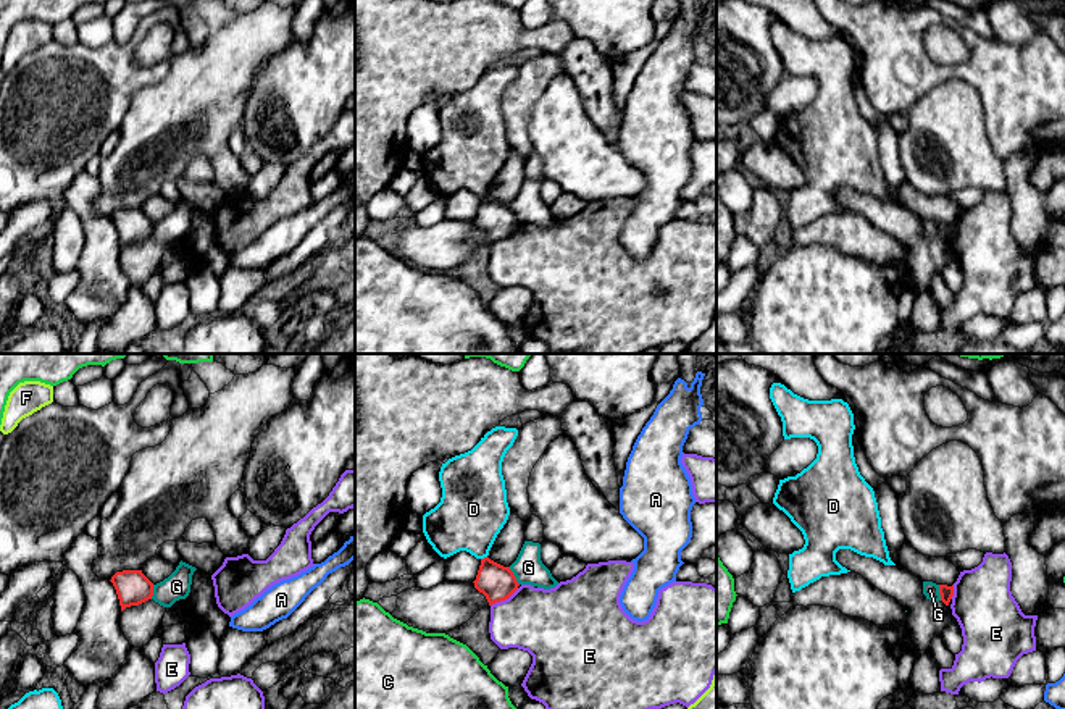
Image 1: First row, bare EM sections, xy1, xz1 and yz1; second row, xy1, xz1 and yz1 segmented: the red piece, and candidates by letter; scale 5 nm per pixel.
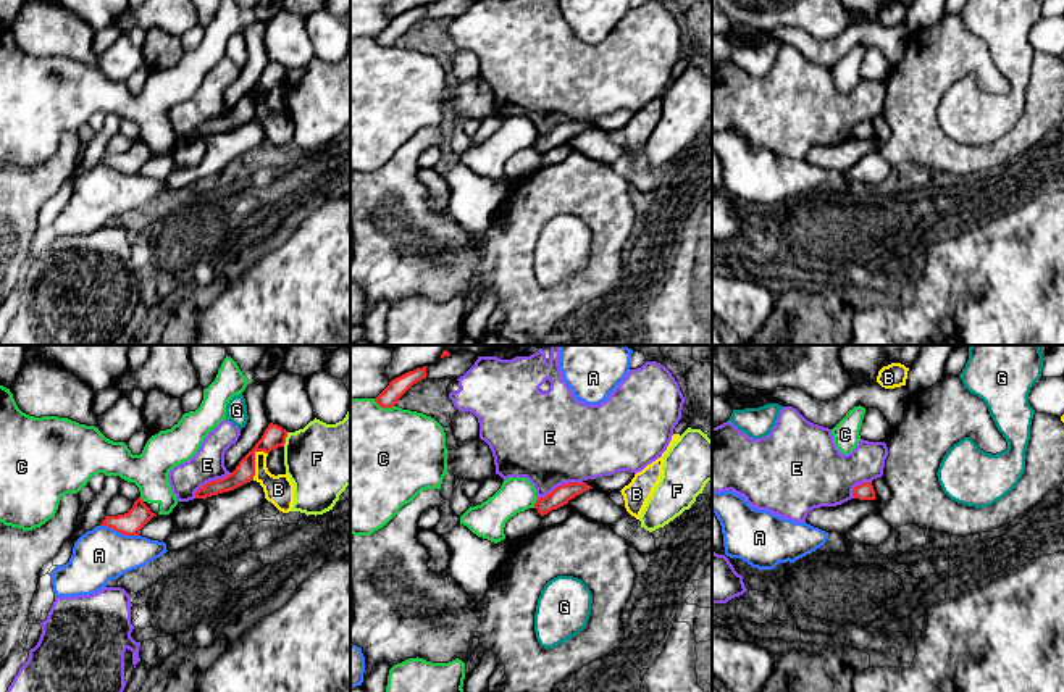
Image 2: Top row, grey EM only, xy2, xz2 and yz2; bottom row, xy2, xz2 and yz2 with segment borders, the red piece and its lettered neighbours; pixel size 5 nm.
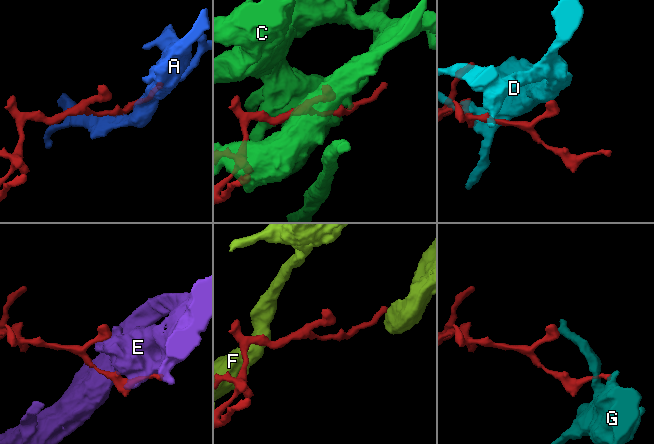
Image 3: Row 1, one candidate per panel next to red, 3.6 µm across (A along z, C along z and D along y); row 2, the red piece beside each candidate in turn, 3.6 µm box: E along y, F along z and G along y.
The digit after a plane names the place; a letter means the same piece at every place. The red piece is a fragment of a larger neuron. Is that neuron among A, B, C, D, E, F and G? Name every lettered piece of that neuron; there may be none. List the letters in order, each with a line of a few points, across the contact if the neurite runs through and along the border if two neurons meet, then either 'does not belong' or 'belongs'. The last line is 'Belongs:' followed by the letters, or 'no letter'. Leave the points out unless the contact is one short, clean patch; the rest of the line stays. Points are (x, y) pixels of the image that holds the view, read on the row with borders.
A: xy2 (100, 525), (138, 536) | does not belong
B: belongs
C: does not belong
D: does not belong
E: does not belong
F: does not belong
G: xz1 (509, 567), (520, 583) | does not belong
Belongs: B

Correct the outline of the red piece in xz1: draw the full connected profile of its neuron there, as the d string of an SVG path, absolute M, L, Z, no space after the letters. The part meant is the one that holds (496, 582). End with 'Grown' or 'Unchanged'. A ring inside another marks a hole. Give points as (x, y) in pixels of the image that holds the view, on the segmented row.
M489 557L481 559L481 565L473 581L482 593L489 606L508 599L520 586L510 567L503 567Z. Unchanged

